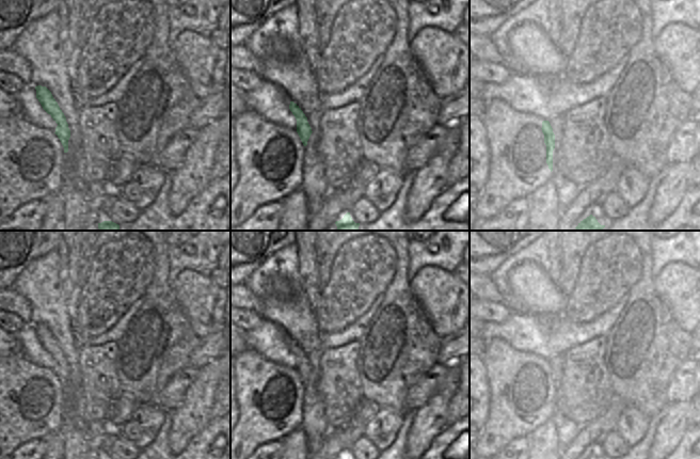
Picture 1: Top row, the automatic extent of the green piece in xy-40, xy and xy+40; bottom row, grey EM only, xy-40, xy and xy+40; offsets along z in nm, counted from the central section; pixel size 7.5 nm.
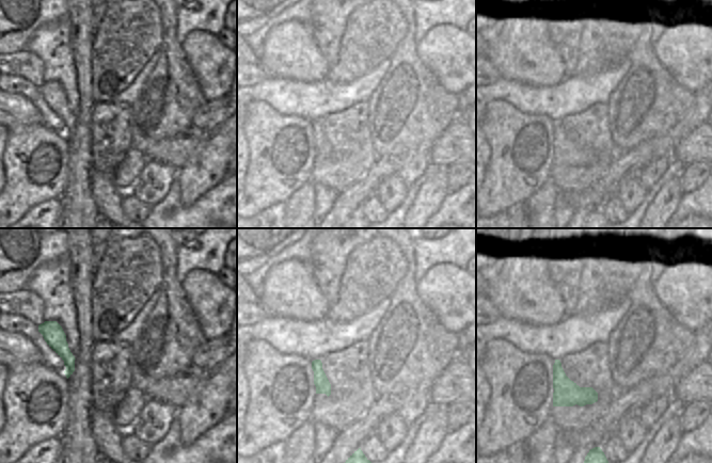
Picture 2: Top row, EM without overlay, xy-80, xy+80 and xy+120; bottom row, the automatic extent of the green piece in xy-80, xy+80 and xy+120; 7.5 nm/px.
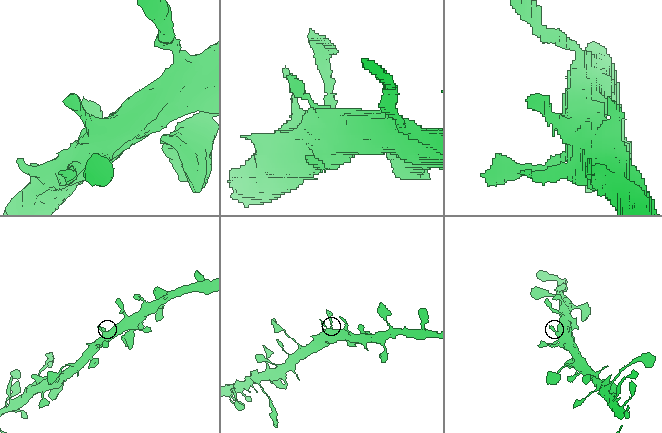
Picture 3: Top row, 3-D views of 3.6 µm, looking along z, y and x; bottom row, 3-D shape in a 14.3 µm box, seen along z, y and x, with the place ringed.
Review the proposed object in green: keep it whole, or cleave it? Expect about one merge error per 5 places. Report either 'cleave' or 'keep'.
keep

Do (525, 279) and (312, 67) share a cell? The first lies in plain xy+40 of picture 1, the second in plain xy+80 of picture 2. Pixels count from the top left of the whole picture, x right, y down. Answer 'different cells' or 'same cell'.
same cell

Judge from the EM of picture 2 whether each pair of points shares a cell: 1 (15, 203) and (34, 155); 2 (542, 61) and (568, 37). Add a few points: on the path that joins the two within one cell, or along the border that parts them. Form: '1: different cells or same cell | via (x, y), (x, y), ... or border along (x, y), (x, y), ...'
1: same cell | via (21, 191), (32, 178), (34, 166)
2: different cells | border along (549, 24), (552, 37), (566, 70)

